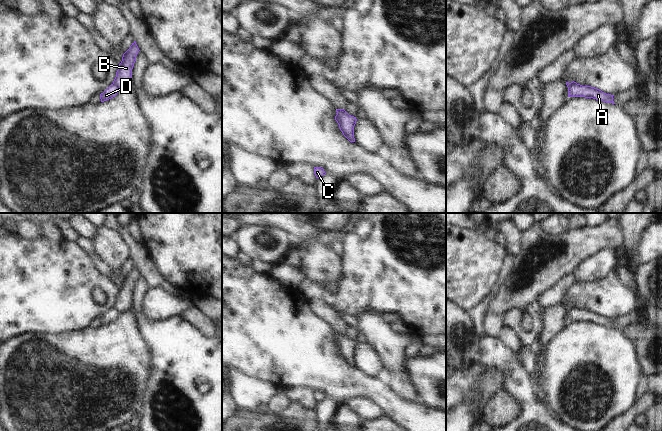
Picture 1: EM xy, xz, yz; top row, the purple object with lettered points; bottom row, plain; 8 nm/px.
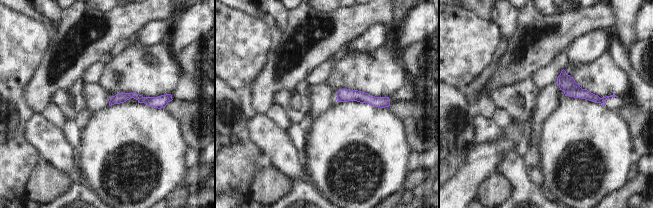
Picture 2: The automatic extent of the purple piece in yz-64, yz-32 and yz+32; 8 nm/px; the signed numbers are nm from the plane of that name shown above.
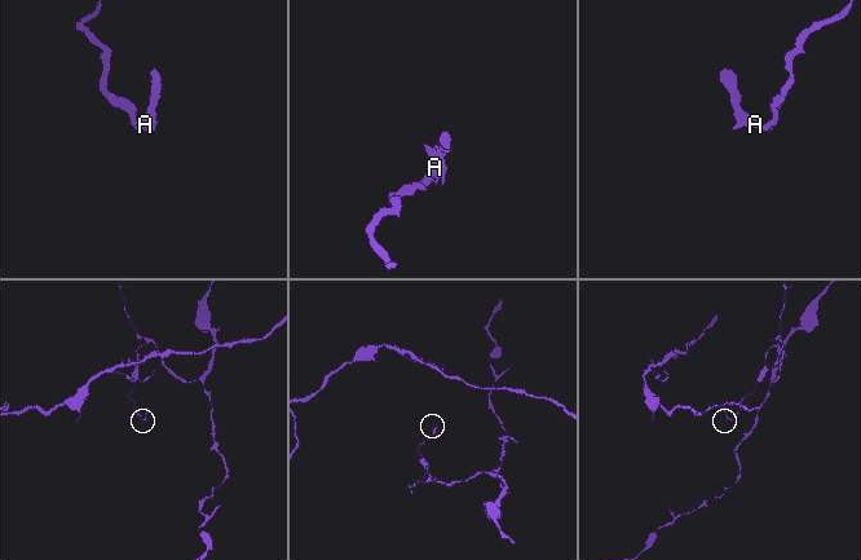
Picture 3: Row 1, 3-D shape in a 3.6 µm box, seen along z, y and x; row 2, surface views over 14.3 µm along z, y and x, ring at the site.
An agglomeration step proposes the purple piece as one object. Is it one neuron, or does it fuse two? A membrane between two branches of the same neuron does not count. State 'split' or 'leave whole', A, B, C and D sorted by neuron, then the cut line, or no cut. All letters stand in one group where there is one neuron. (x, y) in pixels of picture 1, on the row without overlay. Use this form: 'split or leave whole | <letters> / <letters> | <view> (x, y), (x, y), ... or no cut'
split | A C D / B | xy (112, 308), (118, 312)

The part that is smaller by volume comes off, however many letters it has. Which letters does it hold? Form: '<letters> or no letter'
B

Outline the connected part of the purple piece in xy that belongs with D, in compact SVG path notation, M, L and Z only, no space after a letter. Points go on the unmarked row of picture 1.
M111 308L103 317L100 318L101 326L104 326L115 321L118 317L118 313L119 312Z

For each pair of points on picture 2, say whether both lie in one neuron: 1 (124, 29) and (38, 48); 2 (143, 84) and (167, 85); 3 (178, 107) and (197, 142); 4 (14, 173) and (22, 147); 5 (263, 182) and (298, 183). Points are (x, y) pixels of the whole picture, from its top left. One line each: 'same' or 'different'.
1: different
2: same
3: same
4: same
5: different

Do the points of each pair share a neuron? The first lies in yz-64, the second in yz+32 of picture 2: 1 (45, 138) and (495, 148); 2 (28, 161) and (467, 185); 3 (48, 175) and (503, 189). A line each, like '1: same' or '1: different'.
1: different
2: different
3: same

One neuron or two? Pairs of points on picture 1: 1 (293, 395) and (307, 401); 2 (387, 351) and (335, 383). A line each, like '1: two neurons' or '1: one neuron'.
1: one neuron
2: two neurons

